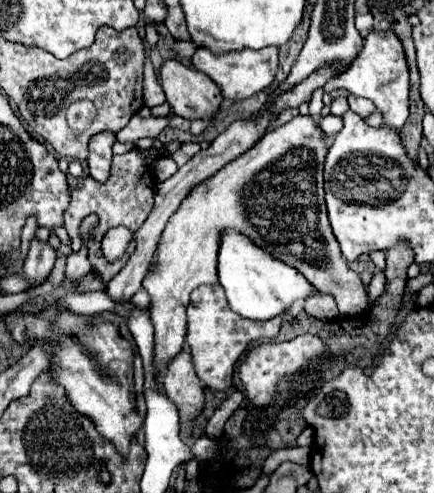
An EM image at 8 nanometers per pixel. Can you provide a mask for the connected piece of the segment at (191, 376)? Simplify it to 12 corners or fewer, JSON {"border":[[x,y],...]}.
{"border":[[190,351],[164,371],[164,389],[192,423],[204,409]]}

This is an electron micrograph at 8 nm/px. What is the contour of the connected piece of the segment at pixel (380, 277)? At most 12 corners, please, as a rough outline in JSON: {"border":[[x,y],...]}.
{"border":[[376,271],[366,291],[368,301],[384,293],[386,277],[382,271]]}

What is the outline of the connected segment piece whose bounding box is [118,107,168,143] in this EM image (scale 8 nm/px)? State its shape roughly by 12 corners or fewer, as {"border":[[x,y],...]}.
{"border":[[144,107],[130,119],[118,141],[156,139],[168,117],[152,117]]}

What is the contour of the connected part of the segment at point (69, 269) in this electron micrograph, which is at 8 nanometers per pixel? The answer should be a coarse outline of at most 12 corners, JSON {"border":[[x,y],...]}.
{"border":[[88,249],[72,251],[66,281],[76,281],[92,271]]}

